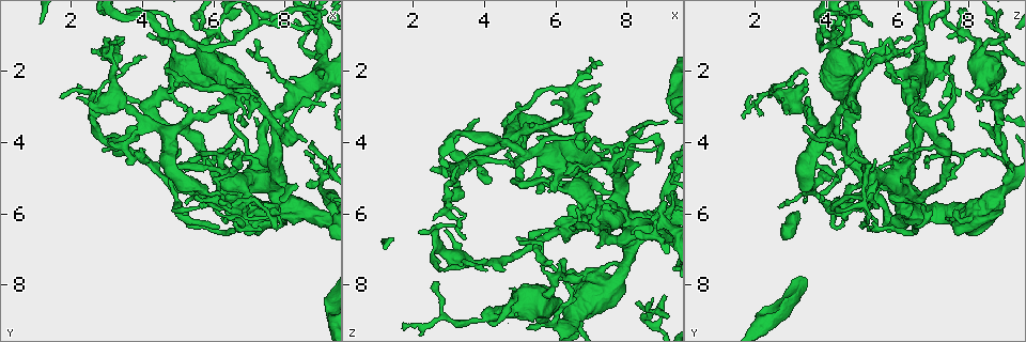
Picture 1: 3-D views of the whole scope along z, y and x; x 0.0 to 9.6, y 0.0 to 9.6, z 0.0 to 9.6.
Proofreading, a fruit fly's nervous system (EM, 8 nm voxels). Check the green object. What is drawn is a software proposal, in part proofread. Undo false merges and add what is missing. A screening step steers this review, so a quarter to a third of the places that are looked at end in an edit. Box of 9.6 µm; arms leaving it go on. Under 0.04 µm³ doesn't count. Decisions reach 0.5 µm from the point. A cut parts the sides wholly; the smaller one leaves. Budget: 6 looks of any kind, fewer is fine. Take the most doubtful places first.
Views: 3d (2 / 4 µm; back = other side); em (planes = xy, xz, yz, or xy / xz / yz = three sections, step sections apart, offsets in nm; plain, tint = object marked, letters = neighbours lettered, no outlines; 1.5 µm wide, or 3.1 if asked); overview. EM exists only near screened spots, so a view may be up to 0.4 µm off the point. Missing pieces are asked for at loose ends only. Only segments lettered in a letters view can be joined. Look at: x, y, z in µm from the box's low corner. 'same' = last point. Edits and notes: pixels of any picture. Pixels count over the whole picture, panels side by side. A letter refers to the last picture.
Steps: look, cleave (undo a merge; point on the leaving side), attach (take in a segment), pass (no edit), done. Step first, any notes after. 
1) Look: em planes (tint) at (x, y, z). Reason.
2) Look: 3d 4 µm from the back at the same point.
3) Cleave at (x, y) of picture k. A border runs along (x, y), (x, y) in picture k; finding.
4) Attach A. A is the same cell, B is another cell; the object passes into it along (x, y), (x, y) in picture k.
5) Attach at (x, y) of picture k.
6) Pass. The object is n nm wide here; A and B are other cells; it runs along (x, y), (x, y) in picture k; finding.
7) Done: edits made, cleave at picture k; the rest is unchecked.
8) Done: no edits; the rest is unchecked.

Look: 3d 4 µm at (6.35, 2.25, 3.40). Branch stops here.

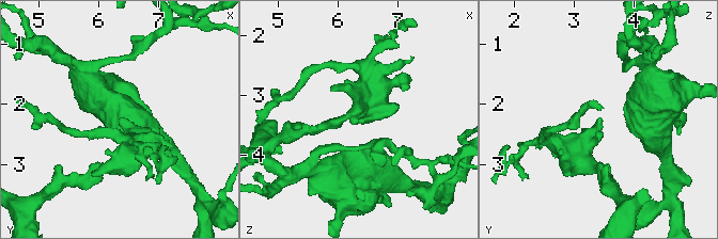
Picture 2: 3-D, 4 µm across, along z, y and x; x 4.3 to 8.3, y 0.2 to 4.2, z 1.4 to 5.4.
Look: em planes (tint) at (6.35, 2.20, 3.35).

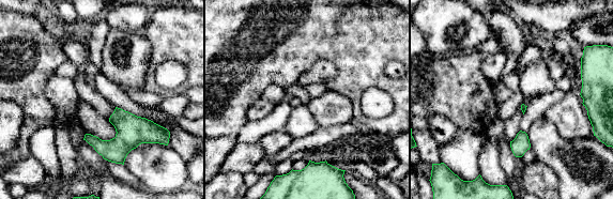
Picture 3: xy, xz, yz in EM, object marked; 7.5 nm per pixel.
Look: em planes (letters) at the same point. What lies round it.

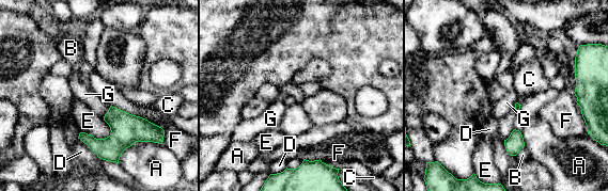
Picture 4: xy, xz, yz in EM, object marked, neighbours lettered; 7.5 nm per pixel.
Pass. A, B, C, D, E, F and G are other cells; a border runs along (110, 106), (103, 117) in picture 4; none of them fits.

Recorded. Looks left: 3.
Look: 3d 4 µm from the back at (6.10, 1.15, 7.35). Branch stops here.

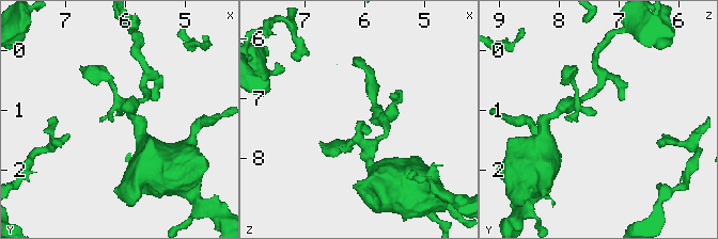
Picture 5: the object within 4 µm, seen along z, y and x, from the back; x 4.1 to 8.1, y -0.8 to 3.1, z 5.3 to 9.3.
Look: em xy step 4 (tint) at (6.05, 1.10, 7.40).

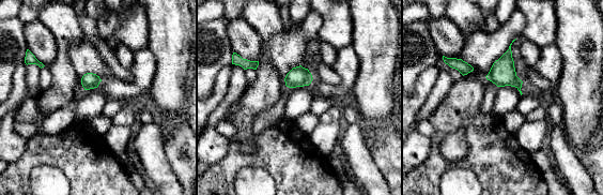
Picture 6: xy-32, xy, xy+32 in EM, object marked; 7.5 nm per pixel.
Look: em planes (letters) at the same point.

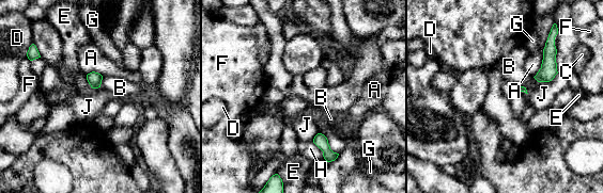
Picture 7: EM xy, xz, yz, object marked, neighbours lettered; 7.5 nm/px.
Pass. A, B, C, D, E, F, G, H and J are other cells; no lettered segment goes on from it.

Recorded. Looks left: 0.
Done: no edits; the rest is unchecked.

